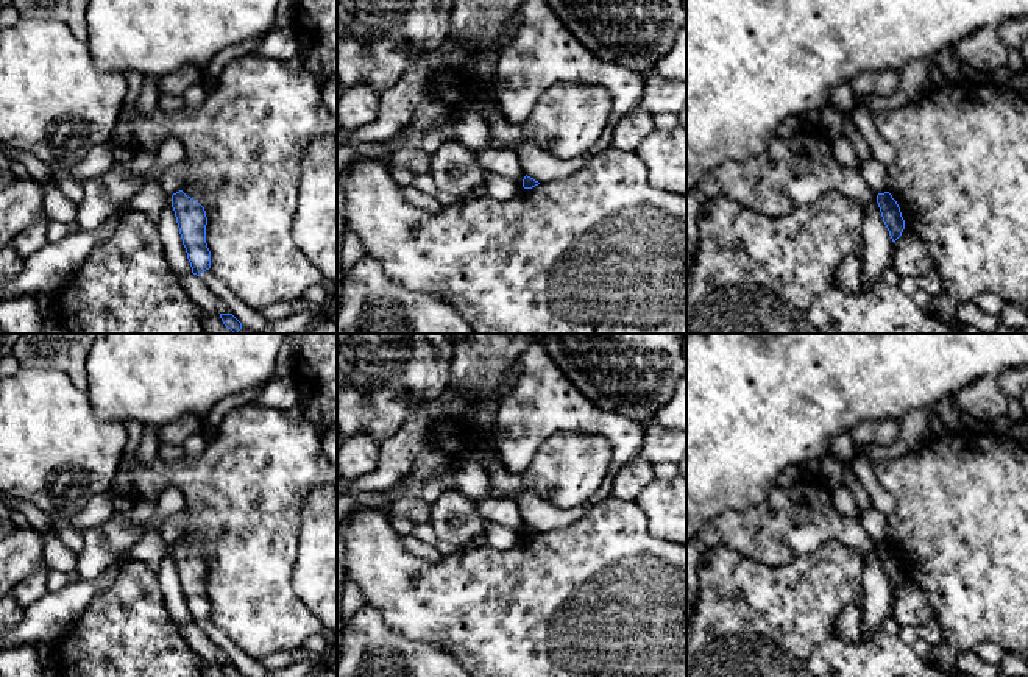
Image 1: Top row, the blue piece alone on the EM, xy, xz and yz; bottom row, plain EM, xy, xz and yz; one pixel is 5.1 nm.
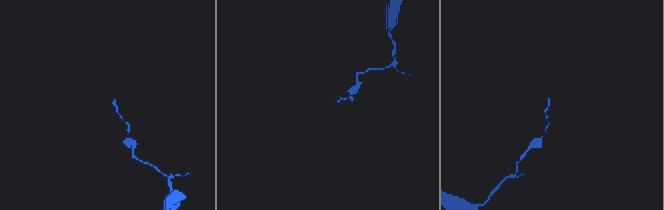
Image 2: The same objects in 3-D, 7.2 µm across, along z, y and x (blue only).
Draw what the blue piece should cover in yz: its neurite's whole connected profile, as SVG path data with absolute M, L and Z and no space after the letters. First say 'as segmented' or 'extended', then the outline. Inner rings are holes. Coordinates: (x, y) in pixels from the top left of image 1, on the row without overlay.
as segmented; M889 541L878 543L877 552L878 552L883 571L889 580L889 585L895 593L895 590L902 585L905 579L905 569L902 566L900 557Z

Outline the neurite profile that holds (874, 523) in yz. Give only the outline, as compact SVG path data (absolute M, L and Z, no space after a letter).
M869 507L860 513L863 529L874 538L874 541L884 543L886 537L886 516L875 507Z

